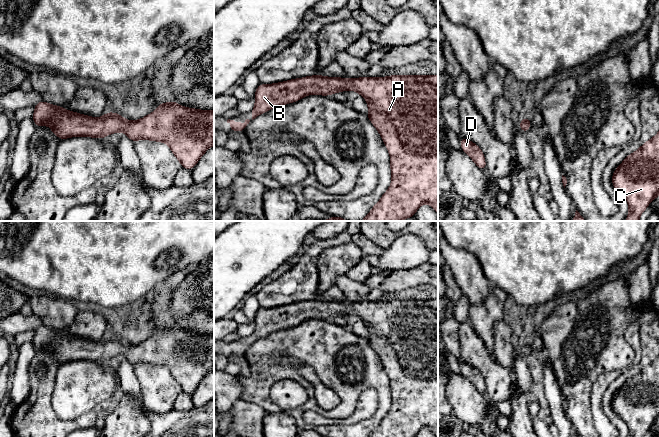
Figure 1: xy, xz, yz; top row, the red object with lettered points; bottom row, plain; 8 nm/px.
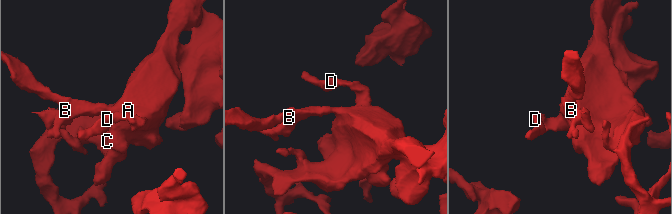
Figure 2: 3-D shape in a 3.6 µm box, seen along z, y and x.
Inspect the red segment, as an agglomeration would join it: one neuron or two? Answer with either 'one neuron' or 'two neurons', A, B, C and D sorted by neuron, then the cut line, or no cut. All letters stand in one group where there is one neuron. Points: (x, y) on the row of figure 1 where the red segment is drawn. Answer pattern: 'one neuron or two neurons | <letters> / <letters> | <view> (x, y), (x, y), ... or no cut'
one neuron | A B C D | no cut

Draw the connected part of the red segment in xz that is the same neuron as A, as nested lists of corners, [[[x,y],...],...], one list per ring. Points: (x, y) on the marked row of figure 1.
[[[313,75],[275,84],[260,83],[255,91],[252,120],[307,95],[329,96],[346,89],[356,91],[366,99],[367,117],[381,135],[391,157],[391,185],[360,221],[402,221],[414,217],[423,204],[430,204],[438,214],[438,76],[391,75],[345,79]]]

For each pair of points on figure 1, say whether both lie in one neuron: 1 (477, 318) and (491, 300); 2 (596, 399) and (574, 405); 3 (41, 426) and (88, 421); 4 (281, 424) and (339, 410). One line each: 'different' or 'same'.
1: same
2: different
3: same
4: different

